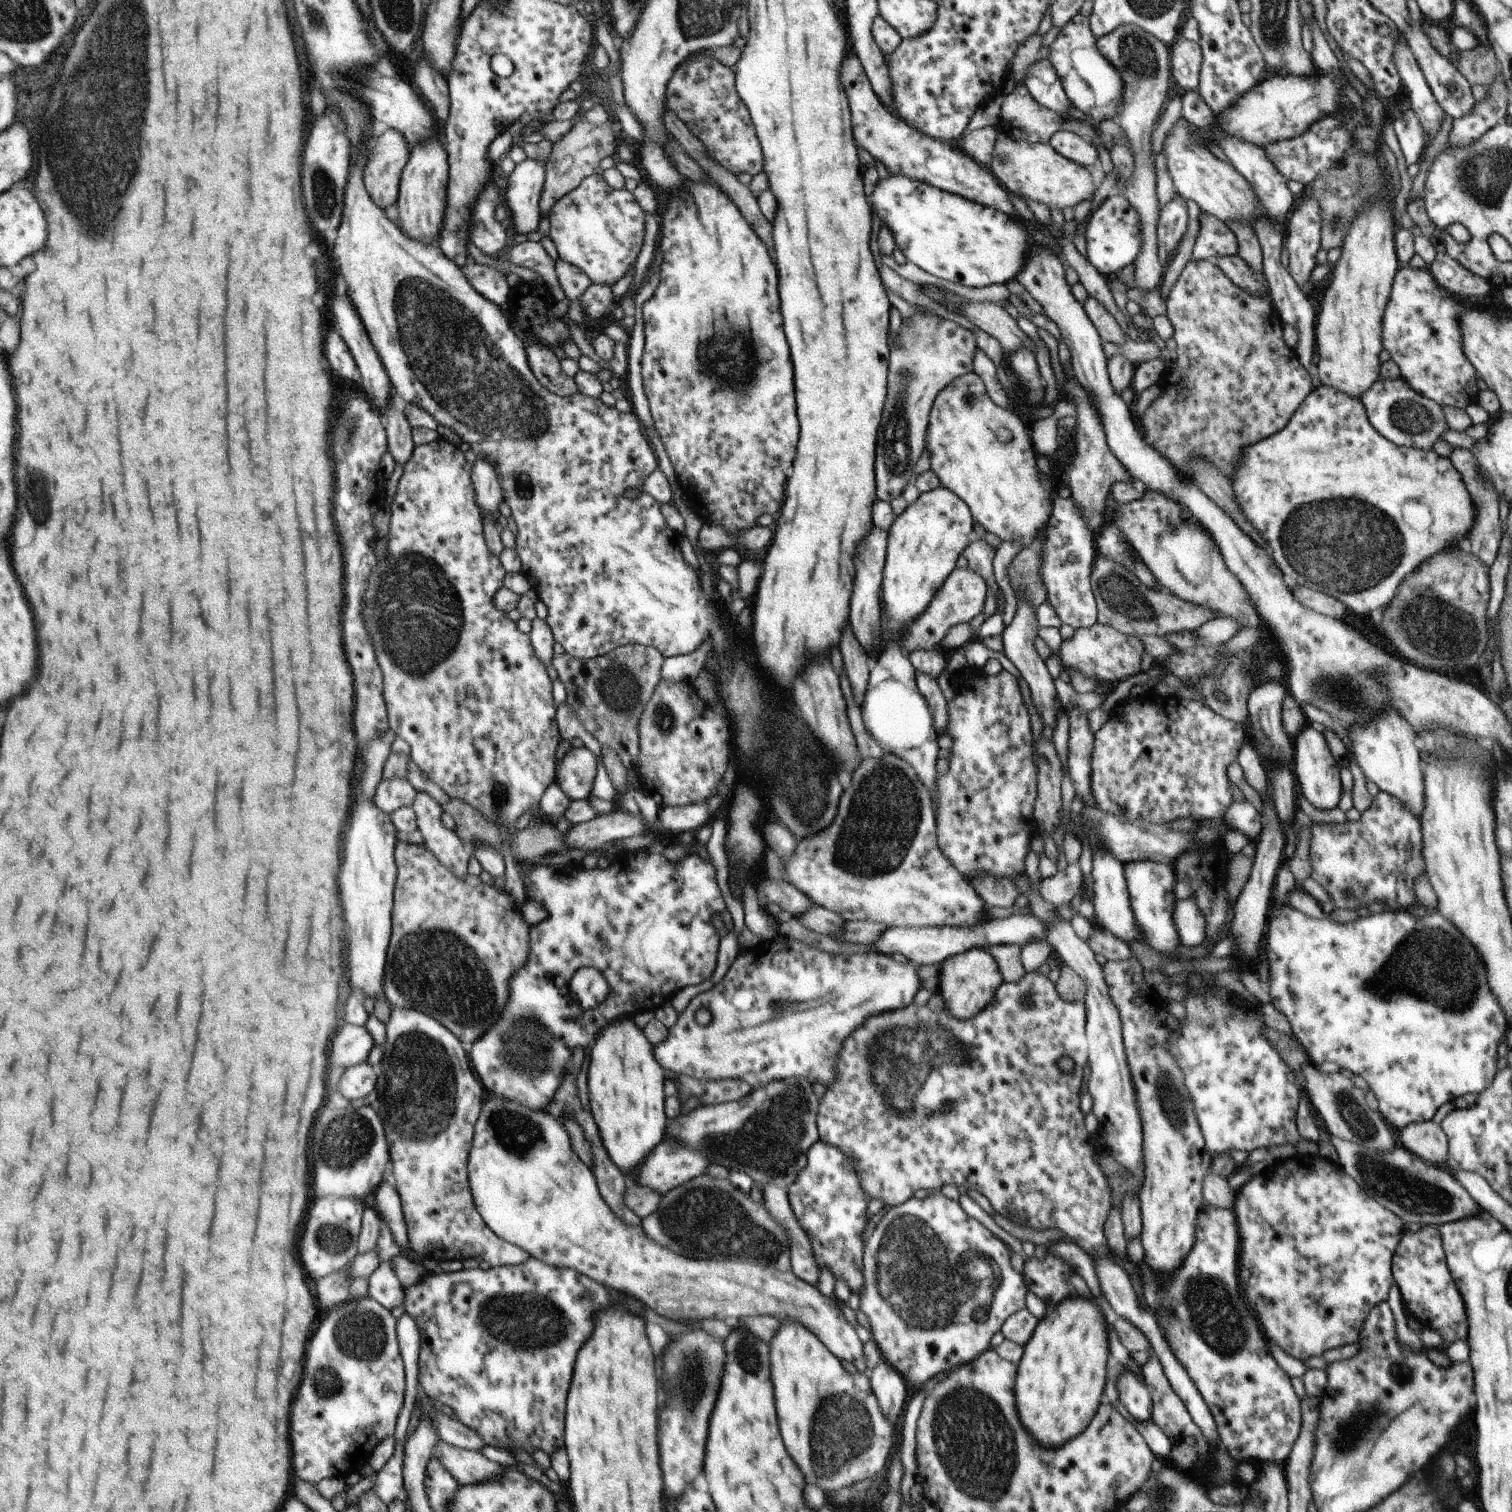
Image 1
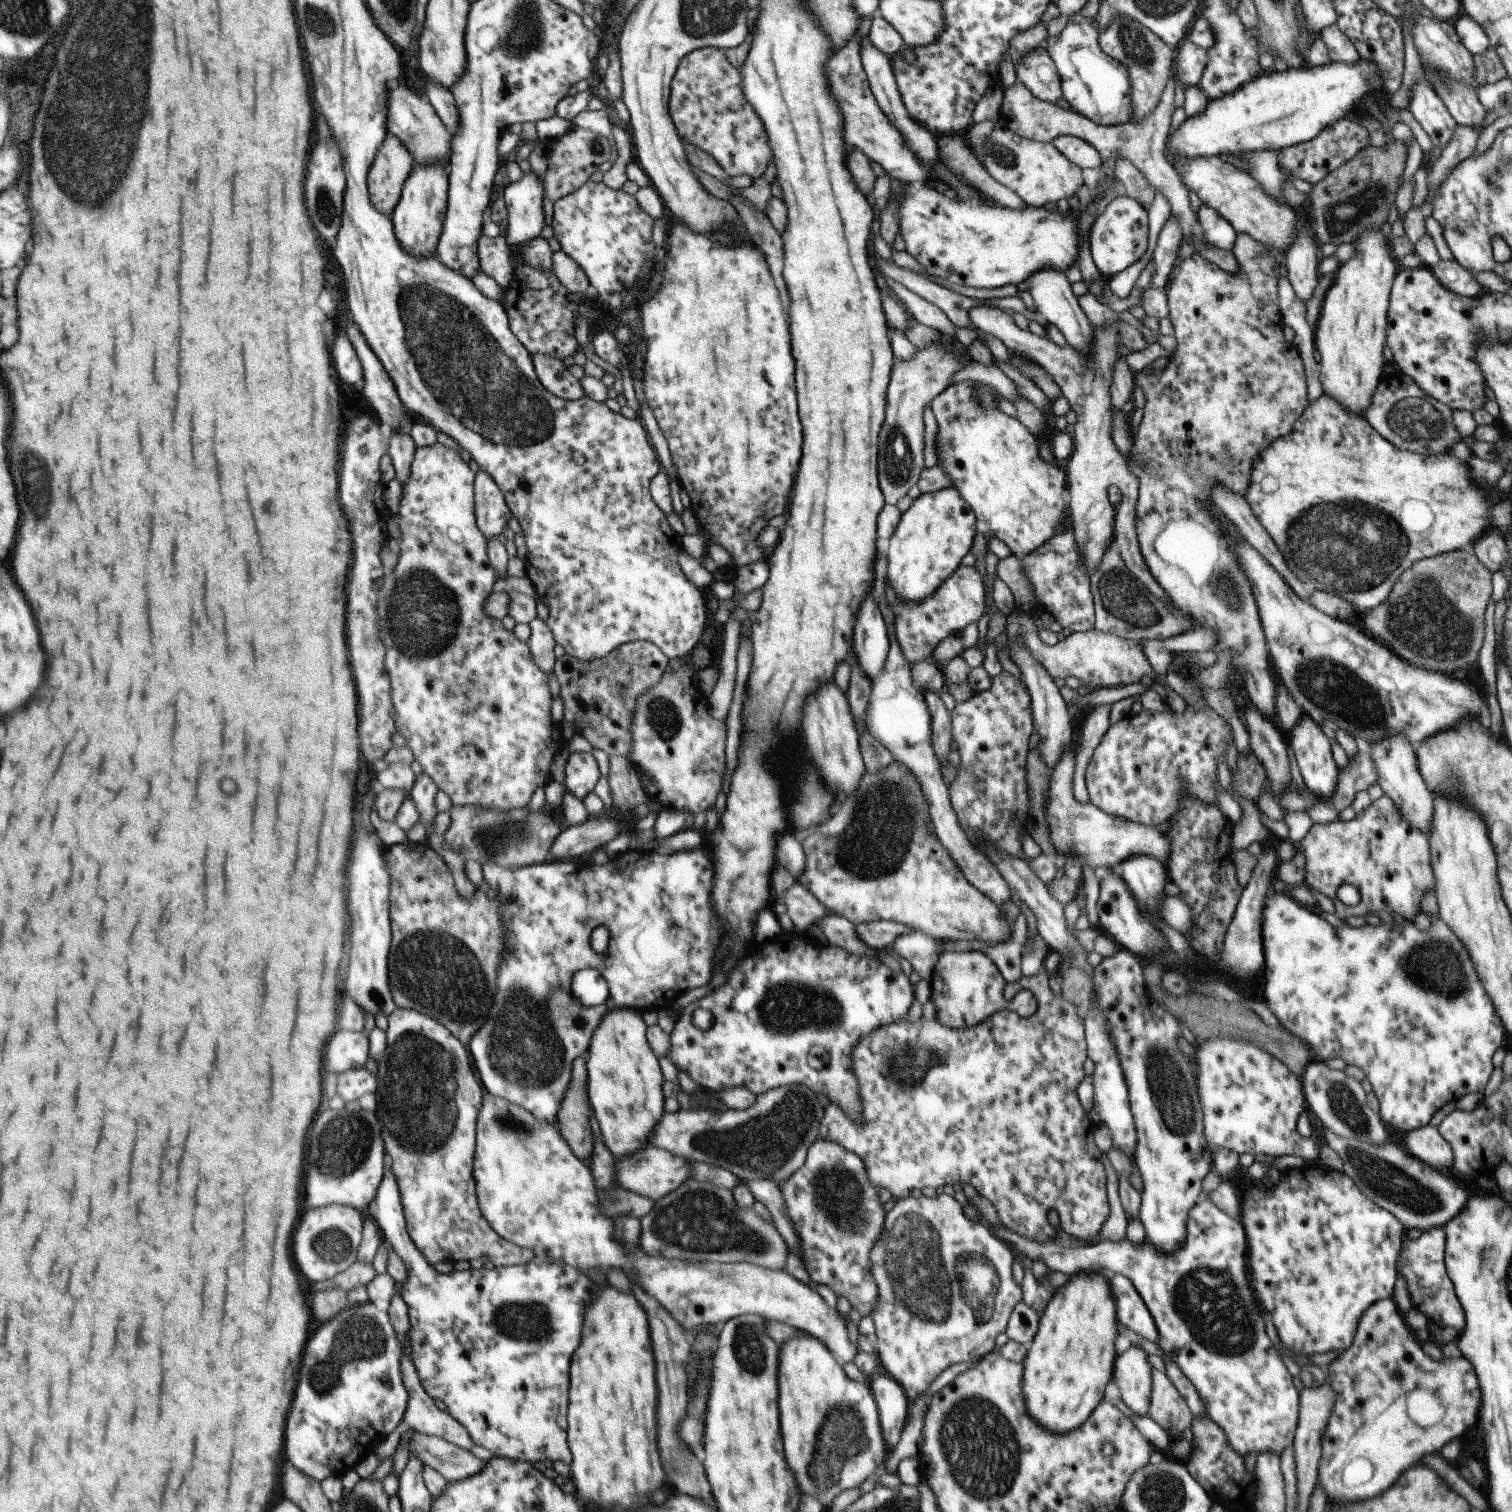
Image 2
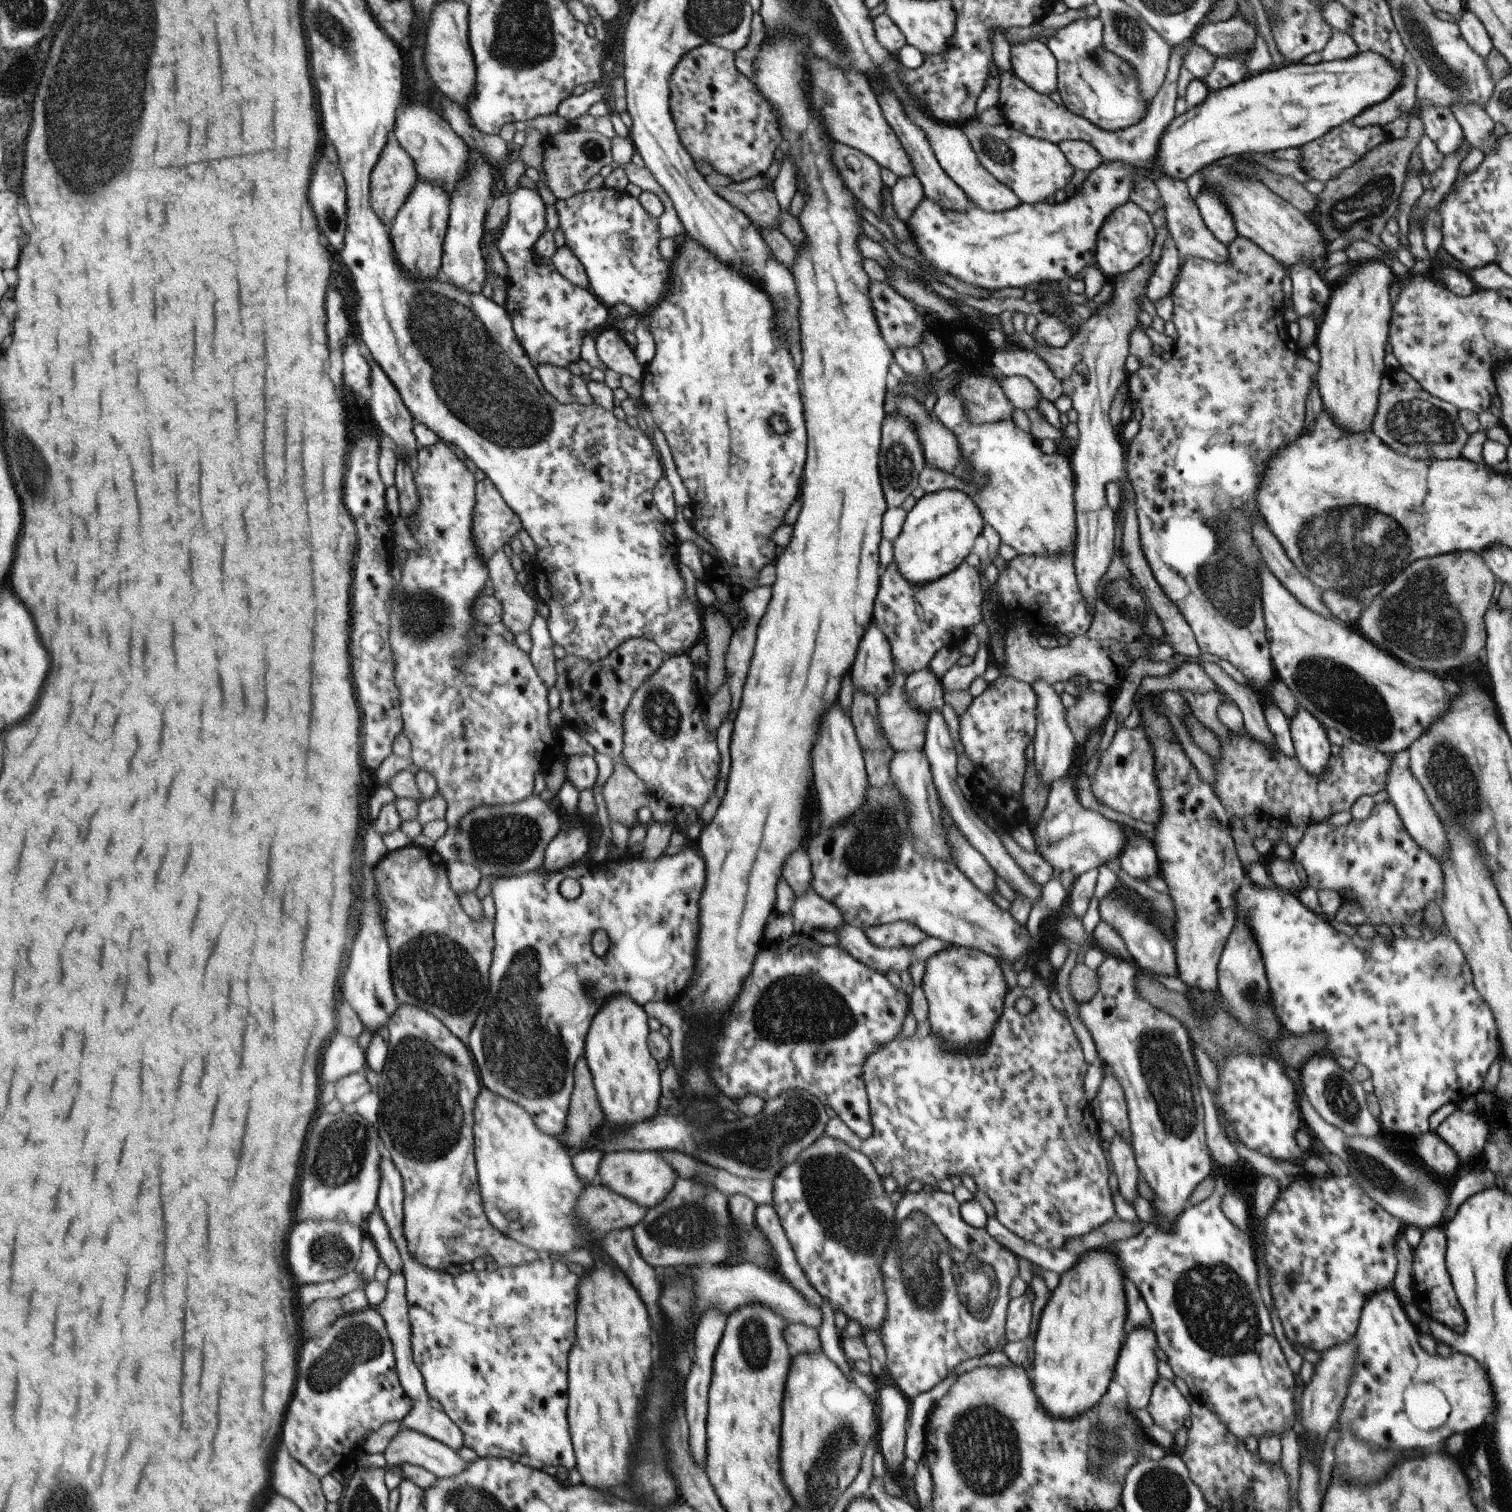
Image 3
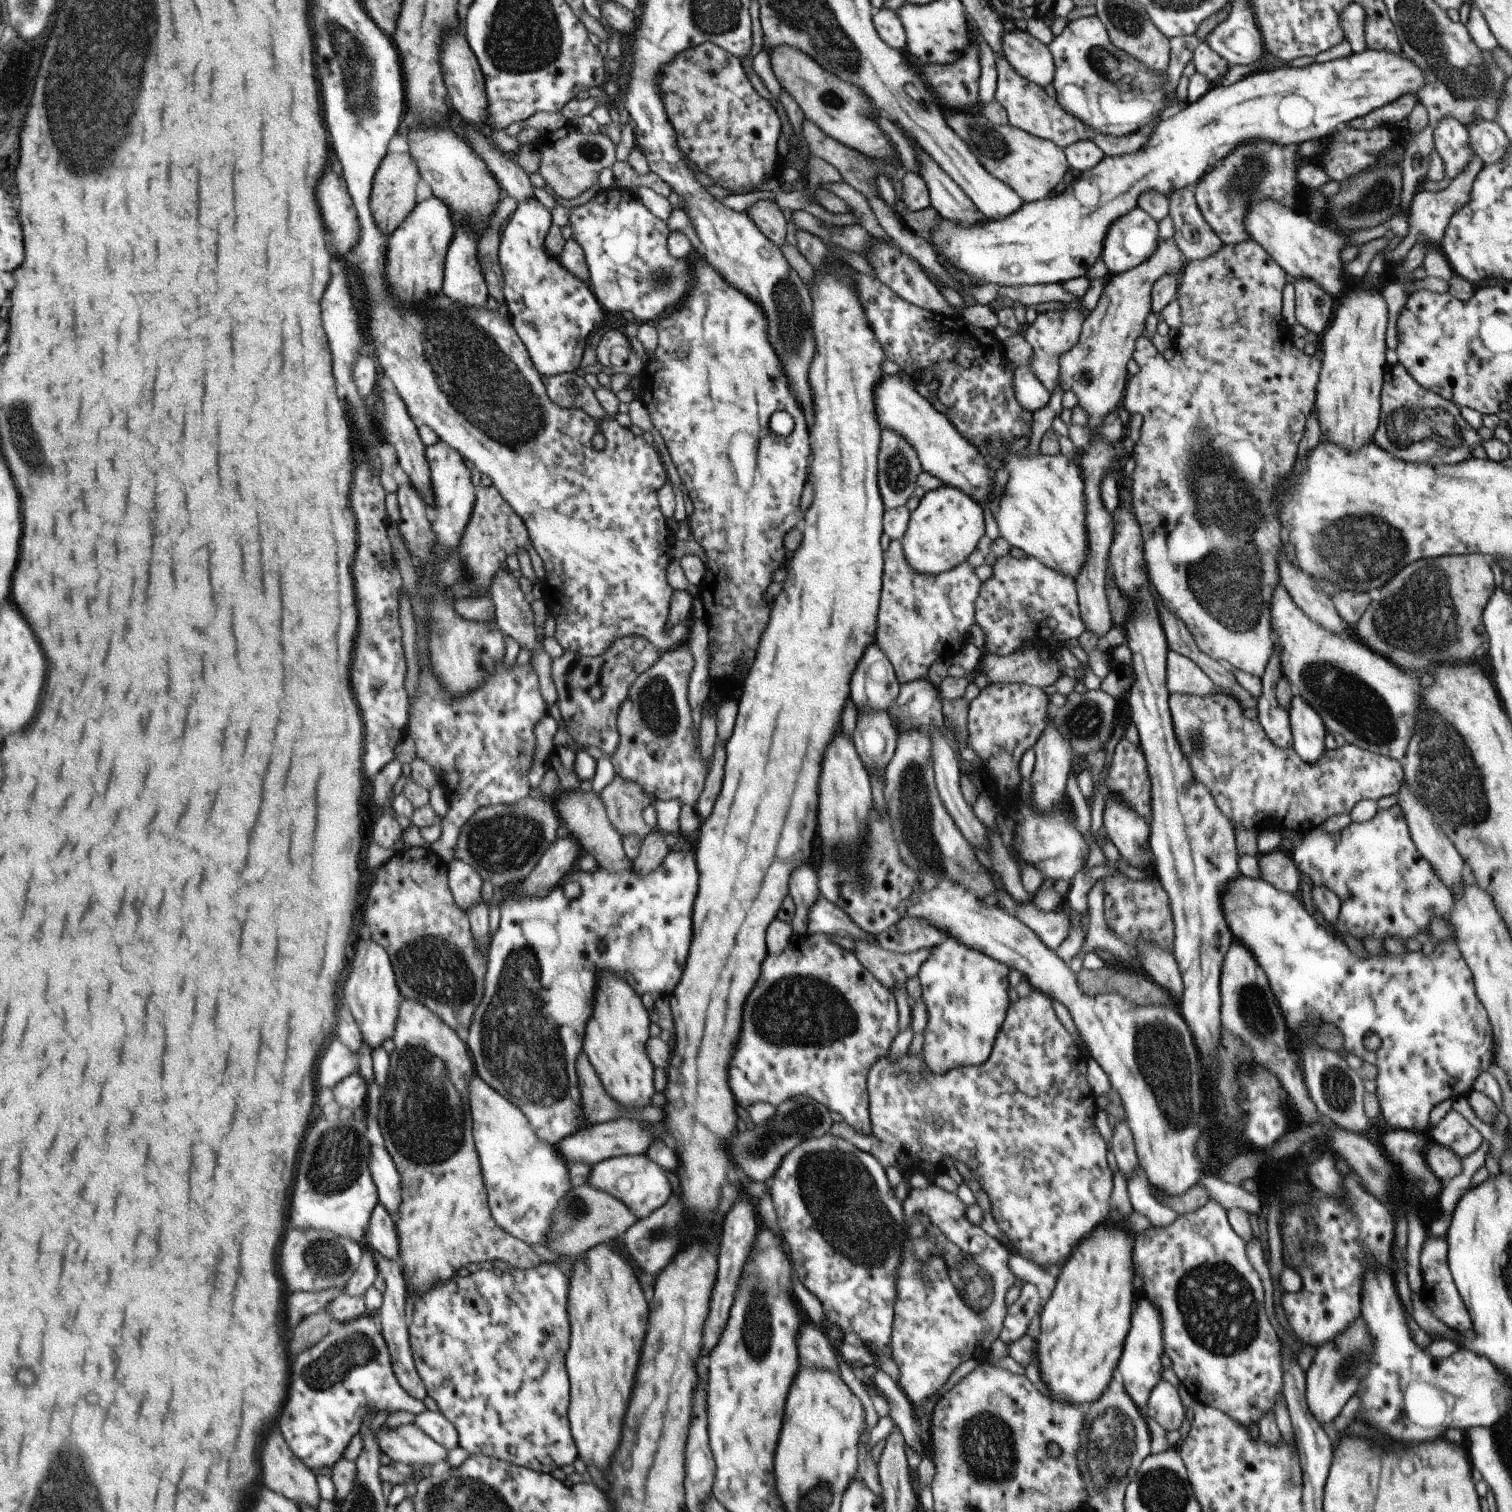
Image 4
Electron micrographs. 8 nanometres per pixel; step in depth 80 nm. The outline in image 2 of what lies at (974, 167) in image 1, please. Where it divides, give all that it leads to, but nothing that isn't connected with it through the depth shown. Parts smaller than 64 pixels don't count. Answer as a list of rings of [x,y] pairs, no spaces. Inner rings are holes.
[[[867,15],[860,18],[859,22],[857,22],[859,24],[857,30],[845,43],[845,48],[839,50],[837,54],[833,54],[823,64],[829,92],[835,94],[835,104],[837,104],[839,114],[843,118],[843,130],[841,130],[843,142],[847,146],[859,148],[871,161],[885,170],[891,179],[911,184],[928,184],[931,179],[941,179],[944,183],[948,184],[948,190],[951,190],[957,198],[975,198],[982,202],[976,191],[961,183],[939,160],[936,160],[936,163],[932,167],[921,164],[913,152],[909,150],[901,134],[887,120],[887,117],[881,112],[881,109],[874,101],[859,56],[861,37],[867,35],[874,16]]]

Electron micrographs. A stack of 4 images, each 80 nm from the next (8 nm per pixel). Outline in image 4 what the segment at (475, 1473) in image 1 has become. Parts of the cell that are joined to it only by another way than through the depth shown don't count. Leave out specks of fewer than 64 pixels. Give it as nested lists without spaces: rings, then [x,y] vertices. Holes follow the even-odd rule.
[[[415,1423],[397,1428],[381,1426],[376,1432],[381,1452],[417,1468],[445,1465],[448,1450],[423,1432]]]

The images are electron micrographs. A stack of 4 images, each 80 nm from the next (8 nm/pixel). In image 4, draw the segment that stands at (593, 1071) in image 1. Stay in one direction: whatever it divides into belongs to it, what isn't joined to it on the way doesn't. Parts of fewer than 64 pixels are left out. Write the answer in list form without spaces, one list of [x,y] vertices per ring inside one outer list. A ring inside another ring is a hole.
[[[601,972],[595,978],[593,1012],[587,1020],[587,1036],[582,1040],[582,1050],[595,1068],[603,1088],[623,1106],[647,1106],[653,1094],[651,1076],[653,1068],[646,1055],[646,1040],[650,1020],[648,1010],[639,1002],[633,988],[613,972]]]

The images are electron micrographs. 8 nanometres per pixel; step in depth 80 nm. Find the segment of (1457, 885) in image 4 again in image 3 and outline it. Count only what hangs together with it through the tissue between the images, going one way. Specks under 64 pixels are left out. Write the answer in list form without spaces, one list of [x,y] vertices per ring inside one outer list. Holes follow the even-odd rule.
[[[1391,754],[1389,756],[1389,770],[1387,770],[1385,778],[1387,780],[1383,784],[1385,786],[1383,790],[1386,792],[1388,800],[1393,804],[1403,827],[1409,832],[1409,836],[1415,840],[1415,844],[1419,844],[1425,852],[1429,852],[1435,861],[1443,862],[1443,858],[1445,858],[1443,852],[1447,848],[1447,838],[1443,834],[1443,827],[1433,811],[1433,806],[1429,804],[1423,788],[1415,780],[1415,776],[1411,774],[1409,766],[1405,768],[1399,767],[1394,754]]]

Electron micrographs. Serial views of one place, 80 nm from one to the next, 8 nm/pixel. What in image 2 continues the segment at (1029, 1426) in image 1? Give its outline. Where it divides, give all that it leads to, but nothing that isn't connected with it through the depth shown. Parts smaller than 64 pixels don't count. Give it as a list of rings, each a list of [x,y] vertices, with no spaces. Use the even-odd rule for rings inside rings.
[[[1101,1272],[1068,1275],[1066,1283],[1057,1288],[1047,1302],[1022,1362],[1022,1393],[1027,1412],[1031,1412],[1043,1428],[1051,1428],[1052,1433],[1064,1433],[1079,1426],[1089,1416],[1102,1401],[1105,1385],[1111,1382],[1115,1358],[1113,1340],[1117,1336],[1115,1302],[1109,1292],[1109,1280]]]

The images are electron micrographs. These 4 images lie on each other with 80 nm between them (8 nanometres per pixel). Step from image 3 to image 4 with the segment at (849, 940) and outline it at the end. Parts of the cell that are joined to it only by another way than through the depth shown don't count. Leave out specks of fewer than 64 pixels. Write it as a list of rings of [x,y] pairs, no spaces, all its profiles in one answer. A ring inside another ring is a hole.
[[[856,942],[855,950],[851,951],[857,957],[857,960],[868,970],[878,983],[881,983],[886,989],[892,992],[895,984],[902,984],[907,978],[918,976],[918,970],[921,964],[927,960],[931,948],[920,948],[912,953],[894,953],[881,947],[870,945],[868,942]]]

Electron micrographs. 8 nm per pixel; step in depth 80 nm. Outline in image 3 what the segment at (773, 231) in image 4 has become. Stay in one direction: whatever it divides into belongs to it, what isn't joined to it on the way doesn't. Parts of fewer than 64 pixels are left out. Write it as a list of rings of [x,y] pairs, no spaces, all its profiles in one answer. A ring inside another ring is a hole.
[[[713,186],[715,194],[729,202],[734,208],[743,212],[750,222],[759,224],[761,228],[777,228],[779,220],[779,206],[773,192],[769,188],[755,190],[742,194],[731,192],[728,188]]]

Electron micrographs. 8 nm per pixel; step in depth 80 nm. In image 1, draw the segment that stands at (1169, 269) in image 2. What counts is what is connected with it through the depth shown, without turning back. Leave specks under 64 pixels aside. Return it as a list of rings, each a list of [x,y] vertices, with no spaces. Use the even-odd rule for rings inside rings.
[[[1175,194],[1161,209],[1156,224],[1156,255],[1163,268],[1169,264],[1176,252],[1187,224],[1185,200]]]

